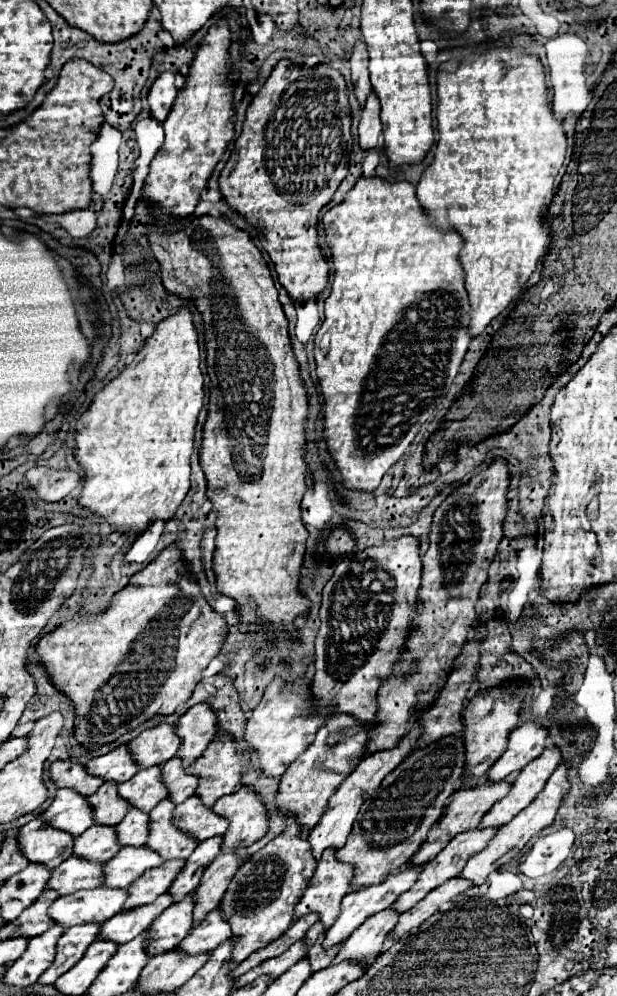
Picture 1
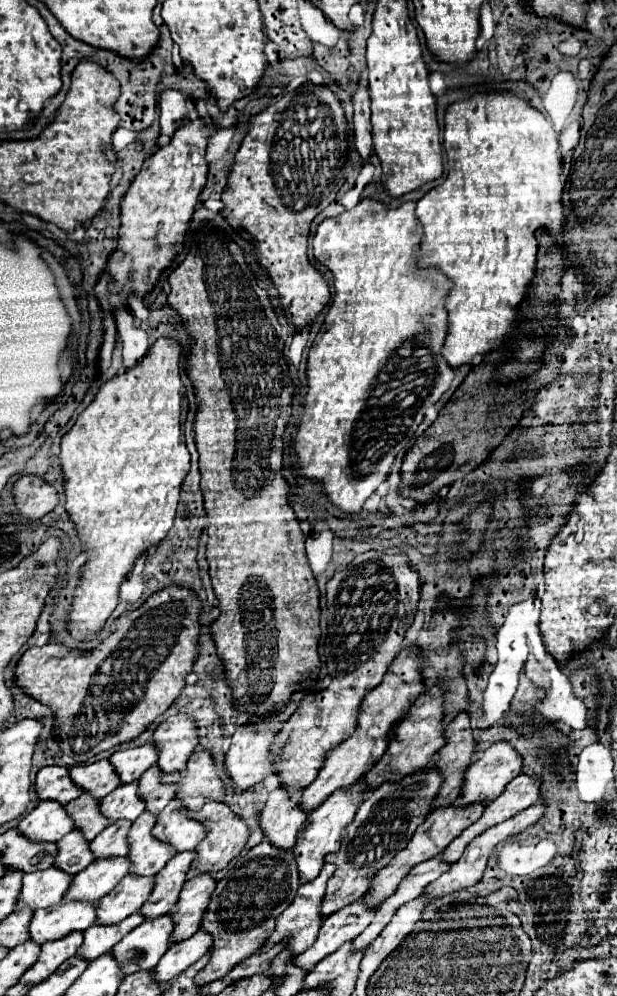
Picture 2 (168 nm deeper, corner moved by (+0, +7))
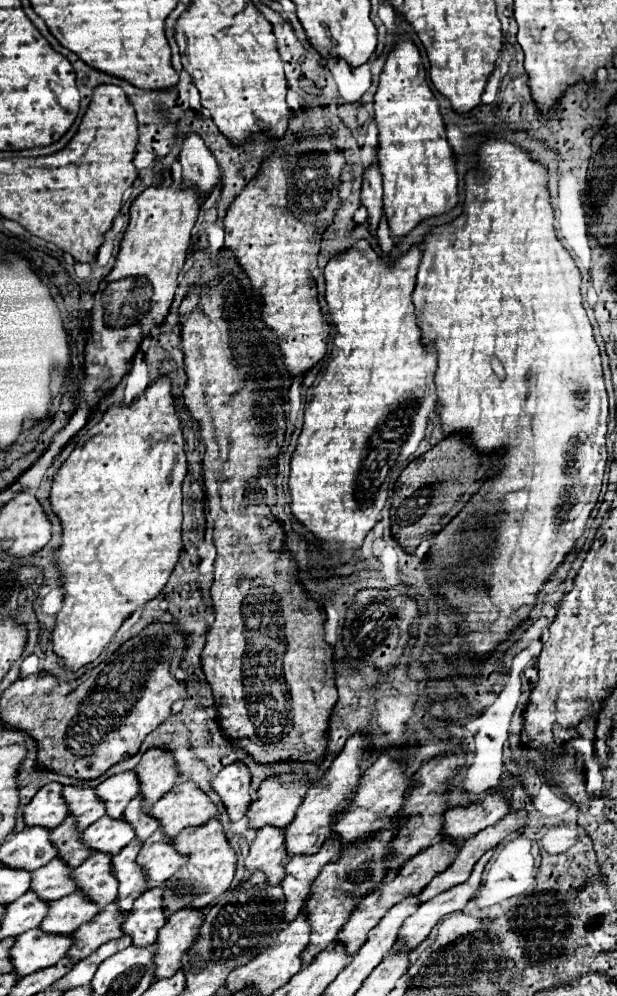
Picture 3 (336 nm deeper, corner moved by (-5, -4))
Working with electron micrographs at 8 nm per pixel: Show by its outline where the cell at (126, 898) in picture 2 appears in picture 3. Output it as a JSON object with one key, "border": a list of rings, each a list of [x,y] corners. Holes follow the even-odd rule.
{"border":[[[118,902],[104,906],[102,912],[98,912],[90,922],[80,924],[80,928],[72,932],[72,948],[68,950],[68,958],[72,962],[80,962],[108,940],[120,938],[122,936],[120,924],[124,922],[126,916],[128,914],[122,914],[118,910]]]}

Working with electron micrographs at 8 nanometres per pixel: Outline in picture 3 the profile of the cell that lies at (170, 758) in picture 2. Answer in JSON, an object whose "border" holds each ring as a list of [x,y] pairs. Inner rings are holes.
{"border":[[[146,750],[134,772],[140,780],[140,796],[144,796],[144,804],[154,804],[174,784],[180,782],[180,774],[170,750]]]}

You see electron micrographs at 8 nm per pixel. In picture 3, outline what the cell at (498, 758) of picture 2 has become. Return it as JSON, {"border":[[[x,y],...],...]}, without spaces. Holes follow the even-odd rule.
{"border":[[[500,794],[486,796],[484,802],[472,804],[468,808],[446,810],[442,838],[448,838],[454,844],[462,844],[480,830],[496,824],[500,818],[508,814],[508,800]]]}

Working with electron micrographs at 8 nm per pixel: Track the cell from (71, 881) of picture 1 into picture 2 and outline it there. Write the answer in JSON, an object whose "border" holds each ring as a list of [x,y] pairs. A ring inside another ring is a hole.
{"border":[[[55,867],[45,869],[43,873],[27,873],[23,877],[23,889],[19,895],[19,903],[31,909],[59,905],[73,877],[75,875],[63,873],[63,869],[55,869]]]}

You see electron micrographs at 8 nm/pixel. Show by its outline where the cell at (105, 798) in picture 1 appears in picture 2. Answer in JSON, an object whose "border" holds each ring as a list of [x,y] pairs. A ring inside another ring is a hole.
{"border":[[[83,793],[75,801],[67,803],[67,813],[75,819],[75,827],[85,833],[85,839],[93,841],[97,833],[101,833],[111,821],[99,813],[99,801],[91,797],[91,793]]]}

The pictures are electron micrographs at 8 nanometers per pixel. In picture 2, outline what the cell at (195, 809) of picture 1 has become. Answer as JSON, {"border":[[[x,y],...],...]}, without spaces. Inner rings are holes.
{"border":[[[175,797],[159,815],[153,829],[153,835],[165,843],[171,843],[177,851],[195,849],[199,841],[203,841],[203,825],[199,821],[187,817],[187,809],[183,809],[183,803]]]}

